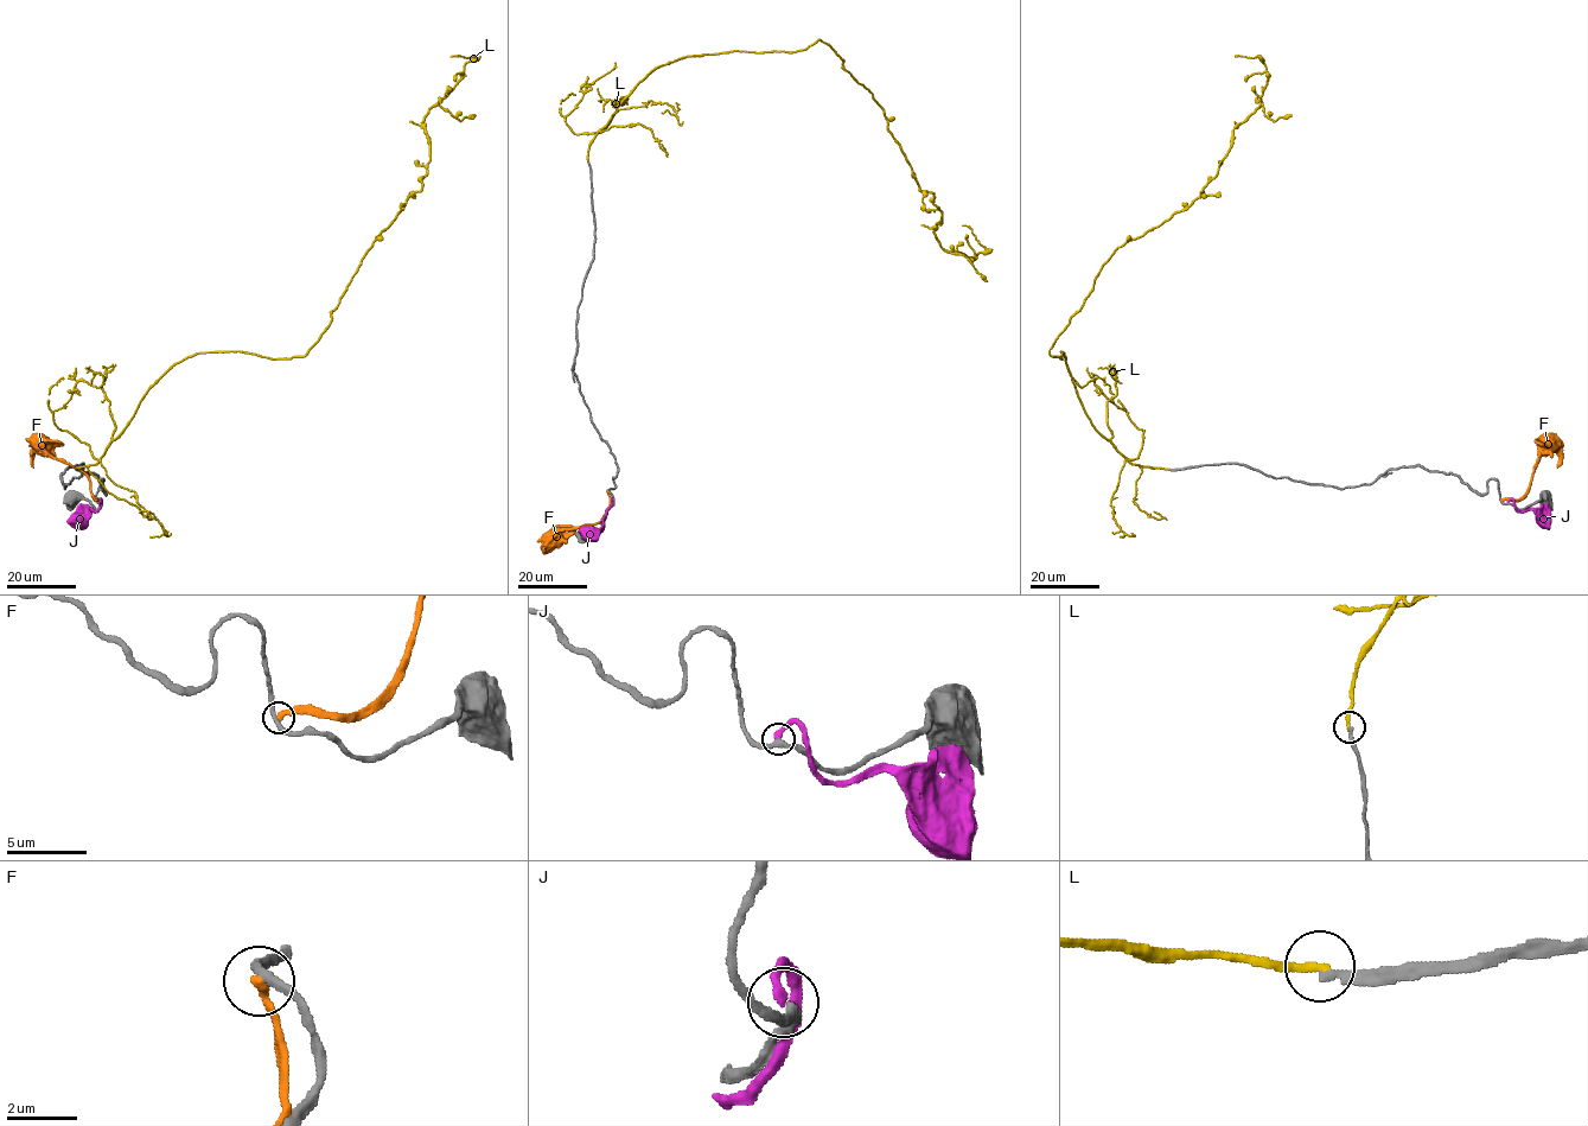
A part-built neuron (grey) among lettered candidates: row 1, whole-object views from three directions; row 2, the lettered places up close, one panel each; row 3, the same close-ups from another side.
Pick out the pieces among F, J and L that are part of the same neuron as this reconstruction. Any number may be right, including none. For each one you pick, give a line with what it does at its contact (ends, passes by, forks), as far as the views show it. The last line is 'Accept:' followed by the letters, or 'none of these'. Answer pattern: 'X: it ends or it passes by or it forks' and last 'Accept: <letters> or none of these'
Accept: none of these

